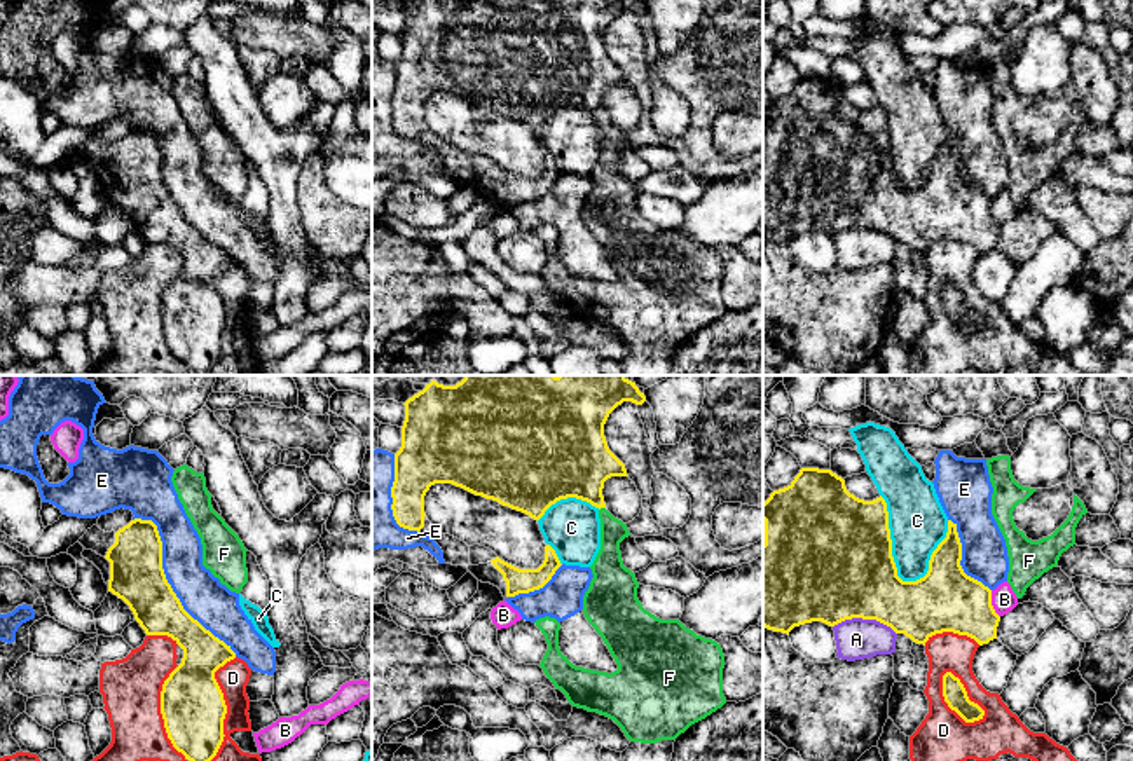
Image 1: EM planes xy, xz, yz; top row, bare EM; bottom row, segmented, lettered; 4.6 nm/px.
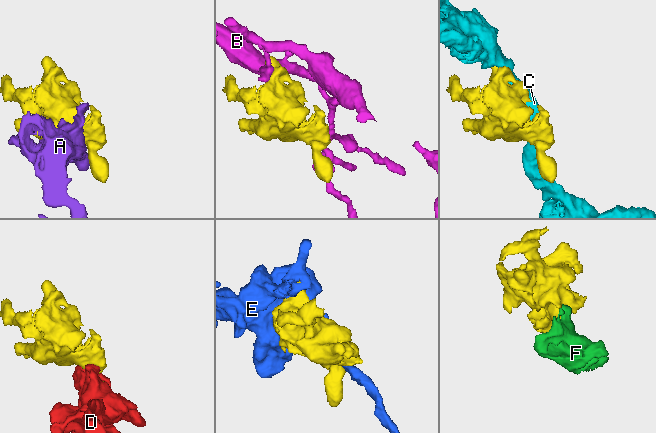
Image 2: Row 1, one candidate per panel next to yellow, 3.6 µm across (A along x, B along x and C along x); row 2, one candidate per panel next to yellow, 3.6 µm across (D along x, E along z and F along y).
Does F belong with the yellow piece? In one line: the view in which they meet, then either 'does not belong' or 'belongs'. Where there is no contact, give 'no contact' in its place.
contact in xz; belongs

